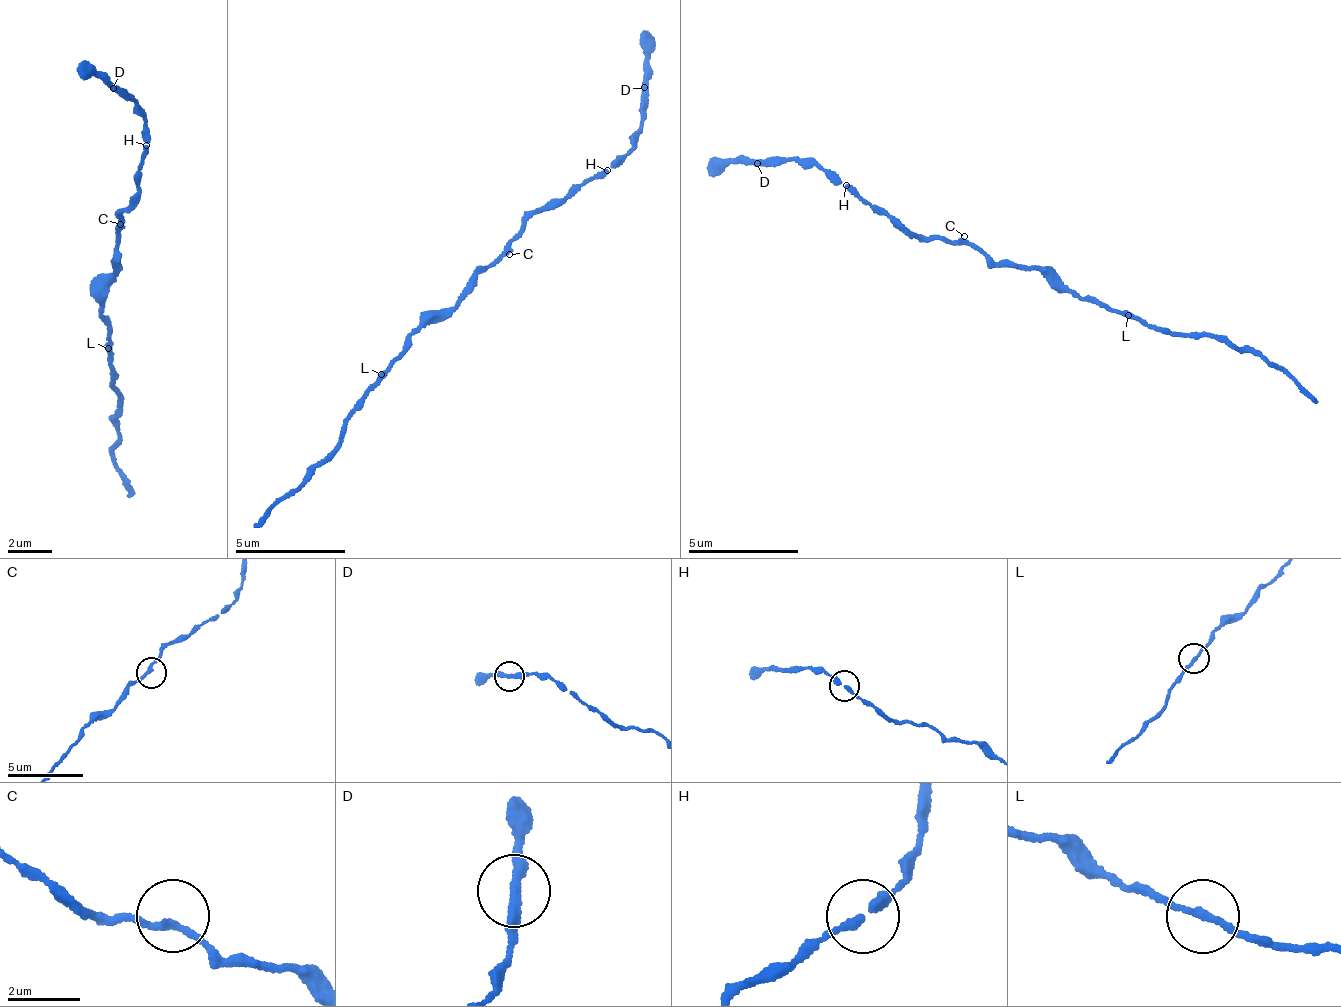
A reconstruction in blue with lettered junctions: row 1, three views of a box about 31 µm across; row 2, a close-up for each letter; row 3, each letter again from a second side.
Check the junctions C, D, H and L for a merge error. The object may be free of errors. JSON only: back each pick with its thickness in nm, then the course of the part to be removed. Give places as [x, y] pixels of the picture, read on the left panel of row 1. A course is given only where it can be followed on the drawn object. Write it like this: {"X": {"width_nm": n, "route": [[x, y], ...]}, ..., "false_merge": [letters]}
{"false_merge": []}

